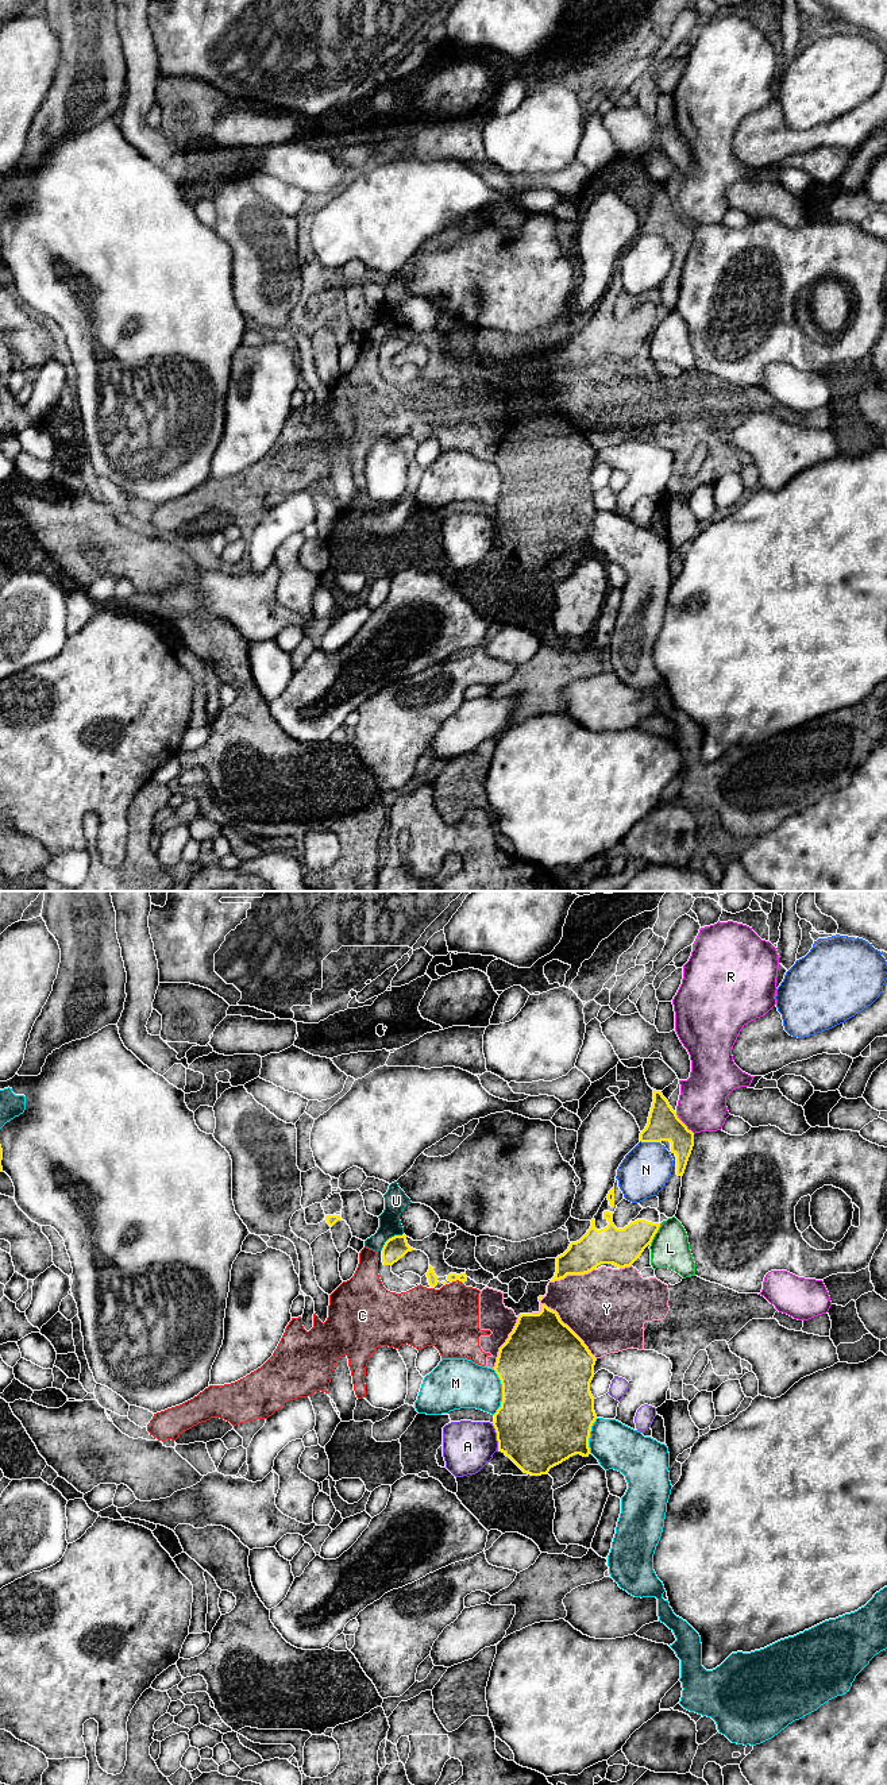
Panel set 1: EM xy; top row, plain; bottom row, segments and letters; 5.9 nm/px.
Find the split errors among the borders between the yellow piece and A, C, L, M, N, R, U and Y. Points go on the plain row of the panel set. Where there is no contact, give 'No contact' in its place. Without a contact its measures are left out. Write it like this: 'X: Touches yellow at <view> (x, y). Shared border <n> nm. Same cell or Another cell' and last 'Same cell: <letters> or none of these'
A: Touches yellow at xy (497, 529). Shared border 170 nm. Another cell
C: Touches yellow at xy (458, 371). Shared border 70 nm. Another cell
L: Touches yellow at xy (656, 324). Shared border 140 nm. Another cell
M: Touches yellow at xy (502, 485). Shared border 280 nm. Another cell
N: Touches yellow at xy (650, 234). Shared border 120 nm. Another cell
R: Touches yellow at xy (683, 216). Shared border 170 nm. Another cell
U: Touches yellow at xy (392, 330). Shared border 170 nm. Another cell
Y: Touches yellow at xy (562, 415). Shared border 480 nm. Another cell
Same cell: none of these

